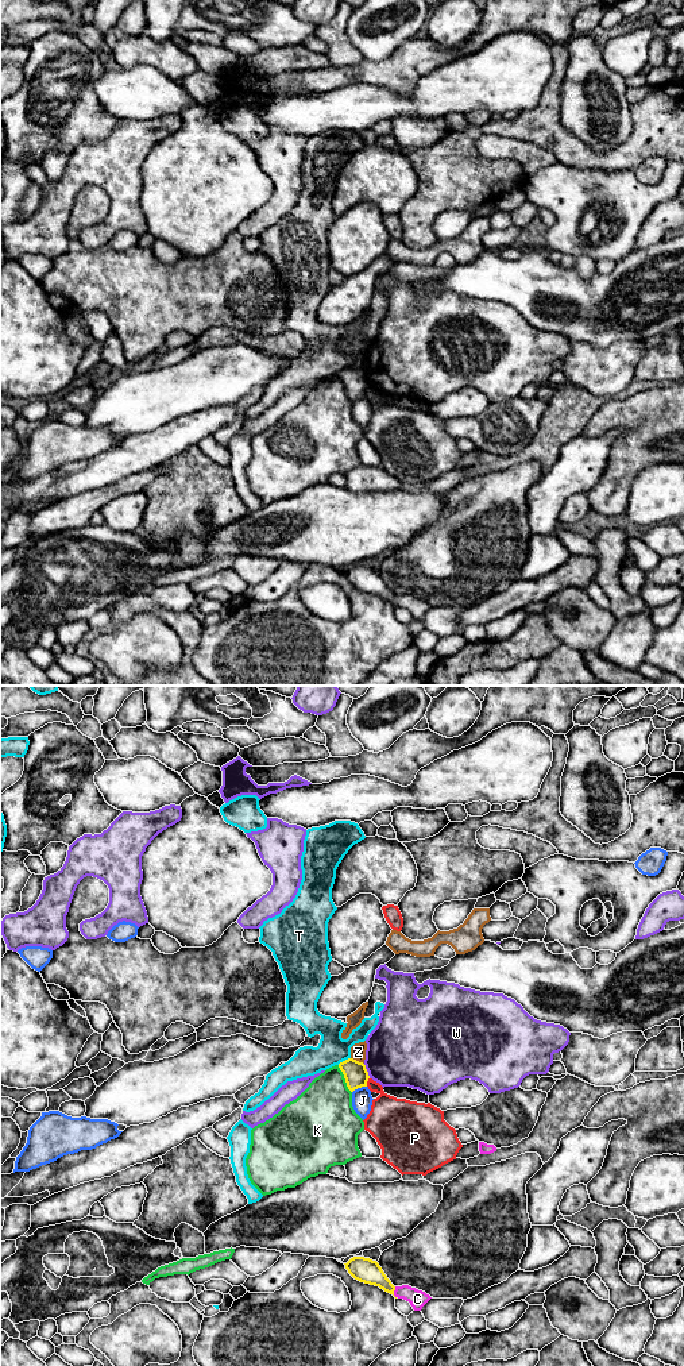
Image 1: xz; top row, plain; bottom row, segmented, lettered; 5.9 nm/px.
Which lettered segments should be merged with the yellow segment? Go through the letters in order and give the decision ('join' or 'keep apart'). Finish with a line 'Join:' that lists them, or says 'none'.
C: keep apart
J: keep apart
K: keep apart
P: keep apart
T: keep apart
W: keep apart
Z: keep apart
Join: none

